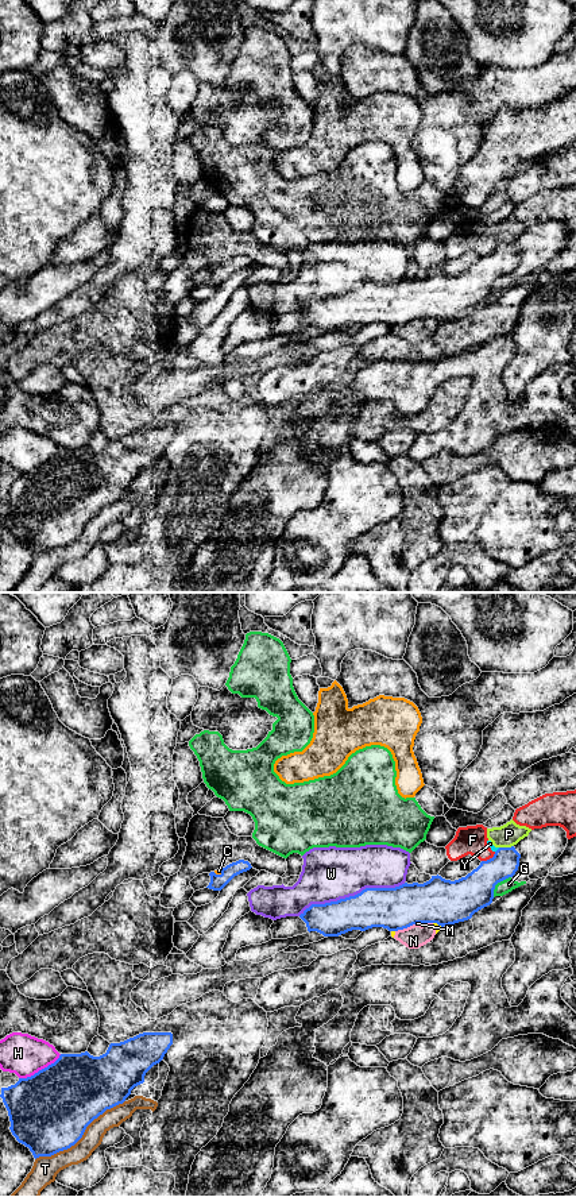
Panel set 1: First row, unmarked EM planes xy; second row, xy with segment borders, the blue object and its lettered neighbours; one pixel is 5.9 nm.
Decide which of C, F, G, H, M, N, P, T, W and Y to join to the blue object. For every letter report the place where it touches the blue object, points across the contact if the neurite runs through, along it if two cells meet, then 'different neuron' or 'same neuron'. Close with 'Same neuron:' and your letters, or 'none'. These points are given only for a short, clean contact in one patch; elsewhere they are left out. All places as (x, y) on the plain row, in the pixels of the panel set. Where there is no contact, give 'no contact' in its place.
C: meets blue in xy at (217, 270); runs through xy (217, 277), (217, 270), (219, 266); same neuron
F: meets blue in xy at (490, 254); different neuron
G: meets blue in xy at (497, 278); different neuron
H: meets blue in xy at (39, 466); different neuron
M: meets blue in xy at (420, 317); border along xy (424, 317), (416, 319); different neuron
N: meets blue in xy at (405, 323); border along xy (416, 319), (395, 327); different neuron
P: meets blue in xy at (506, 243); border along xy (513, 240), (499, 243); different neuron
T: meets blue in xy at (81, 532); different neuron
W: meets blue in xy at (351, 292); different neuron
Y: meets blue in xy at (497, 246); border along xy (499, 243), (495, 247); different neuron
Same neuron: C

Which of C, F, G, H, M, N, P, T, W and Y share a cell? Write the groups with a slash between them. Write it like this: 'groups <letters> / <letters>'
groups C / F P Y / G / H / M N / T / W

